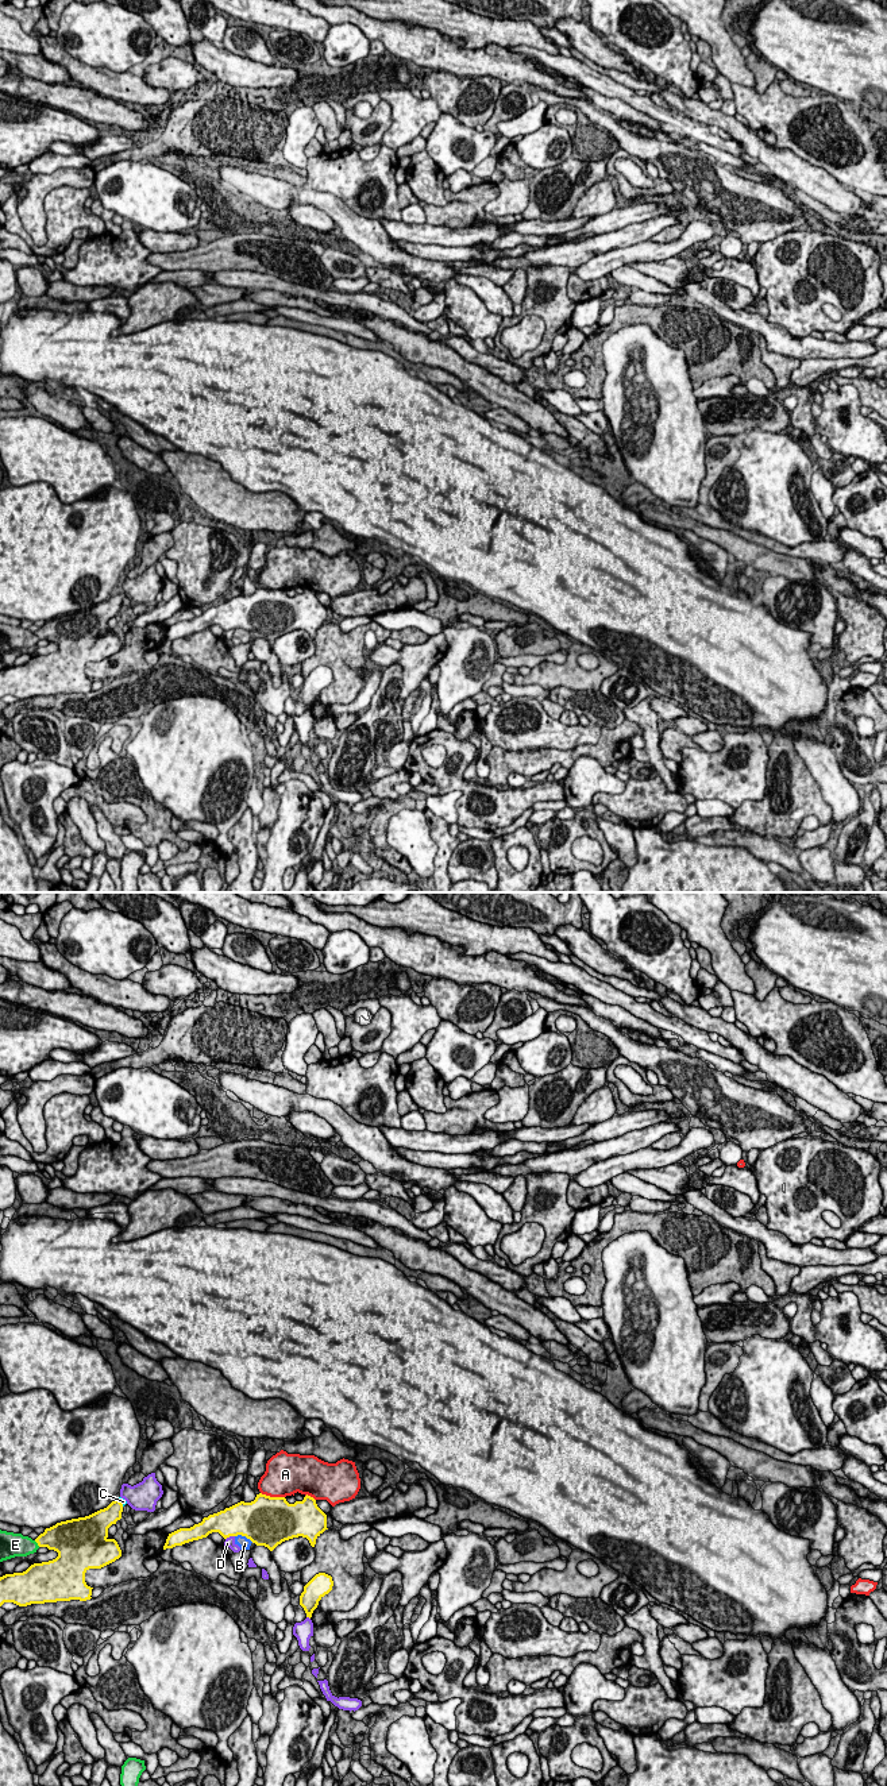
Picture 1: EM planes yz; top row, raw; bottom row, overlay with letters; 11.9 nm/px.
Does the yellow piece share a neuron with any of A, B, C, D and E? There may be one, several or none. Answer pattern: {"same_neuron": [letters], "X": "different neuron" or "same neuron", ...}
{"same_neuron": ["C"], "A": "different neuron", "B": "different neuron", "C": "same neuron", "D": "different neuron", "E": "different neuron"}

